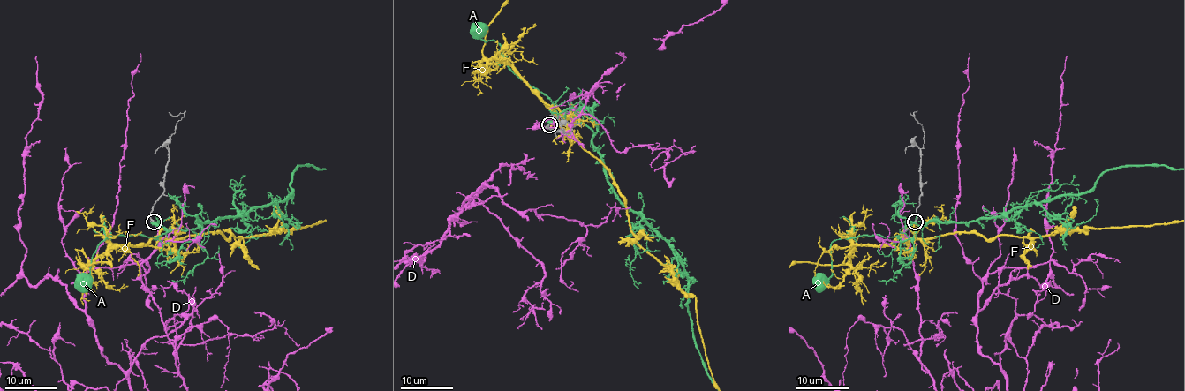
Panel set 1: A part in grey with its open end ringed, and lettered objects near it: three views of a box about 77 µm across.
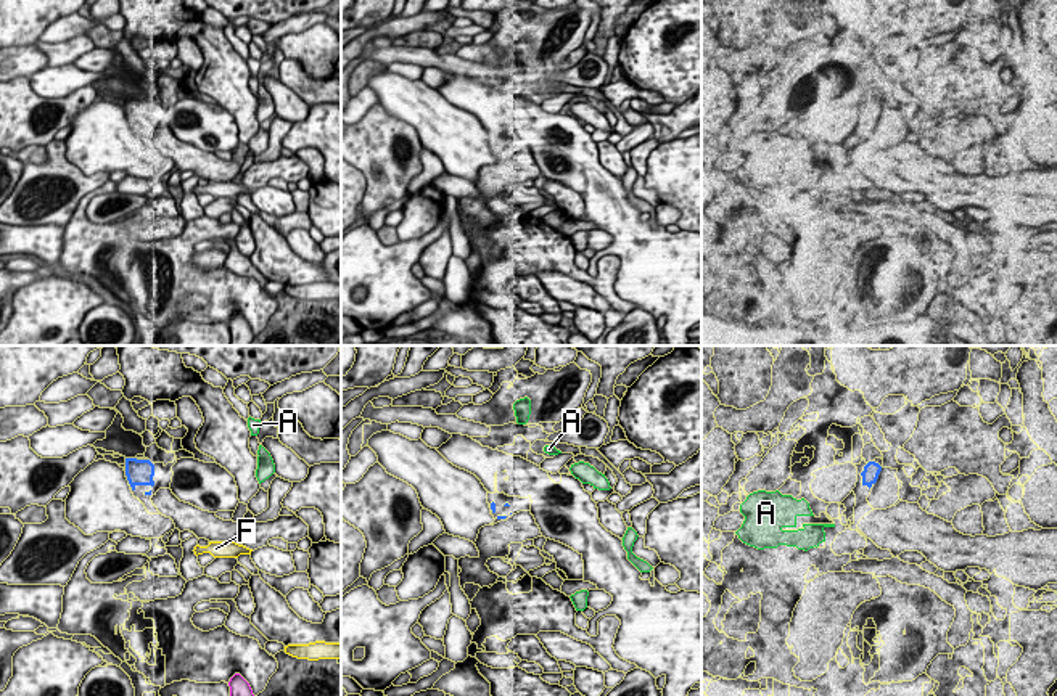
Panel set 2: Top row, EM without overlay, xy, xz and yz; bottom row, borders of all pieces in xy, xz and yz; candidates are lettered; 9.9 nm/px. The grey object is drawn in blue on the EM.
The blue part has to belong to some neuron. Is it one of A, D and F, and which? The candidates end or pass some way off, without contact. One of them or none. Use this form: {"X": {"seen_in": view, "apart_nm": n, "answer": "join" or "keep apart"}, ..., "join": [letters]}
{"A": {"seen_in": "yz", "apart_nm": 500, "answer": "keep apart"}, "D": {"seen_in": "xy", "apart_nm": 2000, "answer": "join"}, "F": {"seen_in": "xy", "apart_nm": 700, "answer": "keep apart"}, "join": ["D"]}

